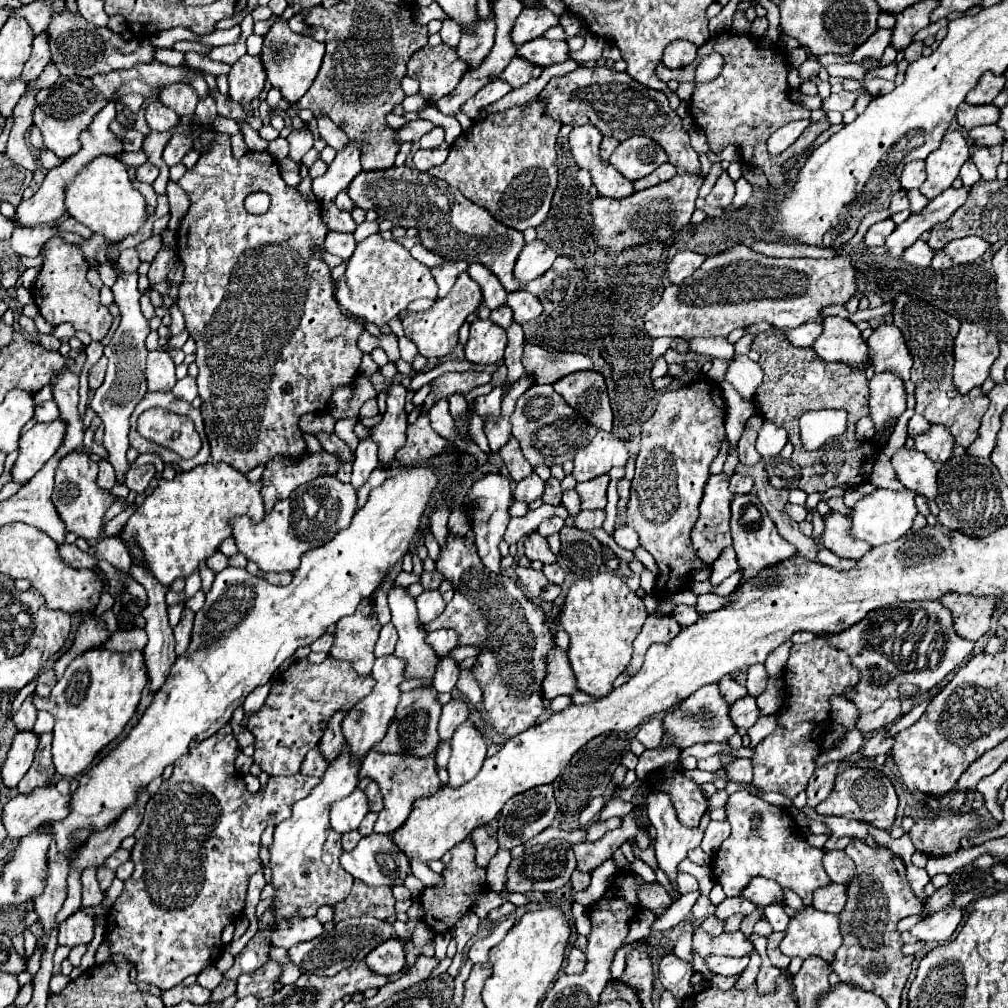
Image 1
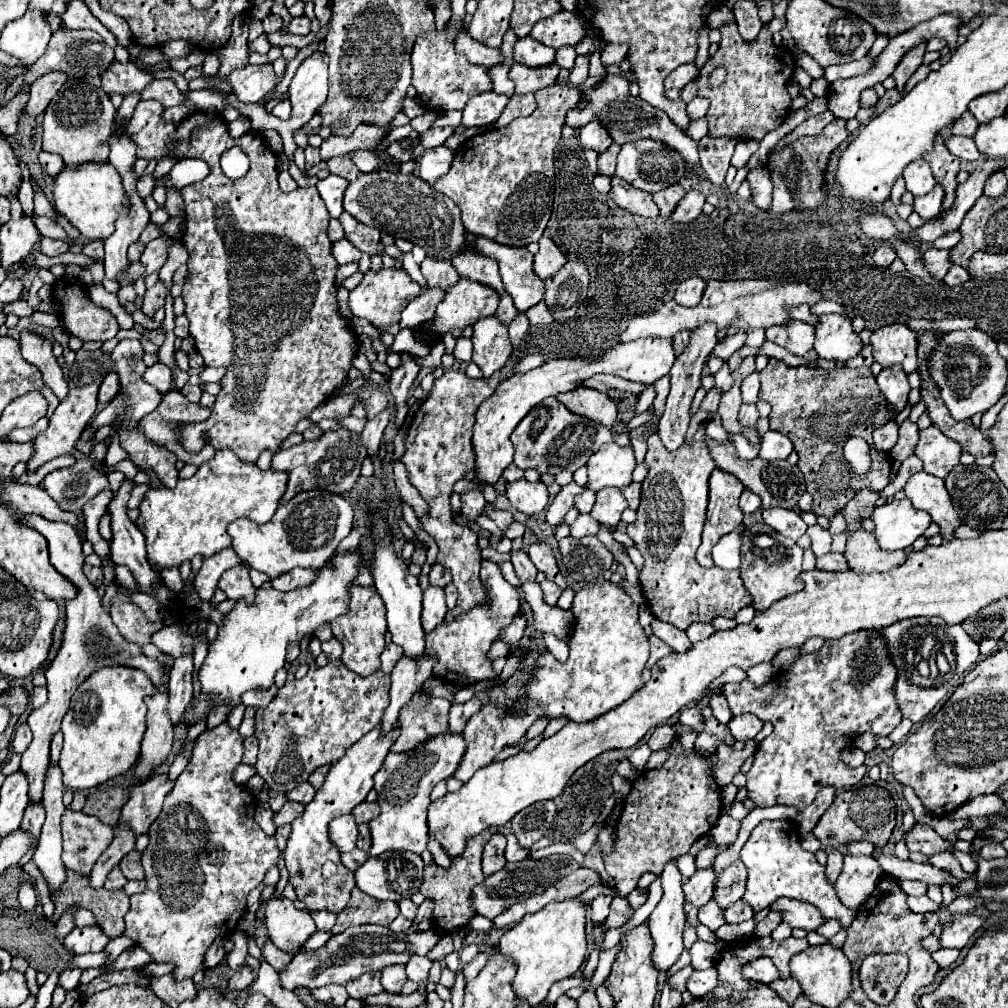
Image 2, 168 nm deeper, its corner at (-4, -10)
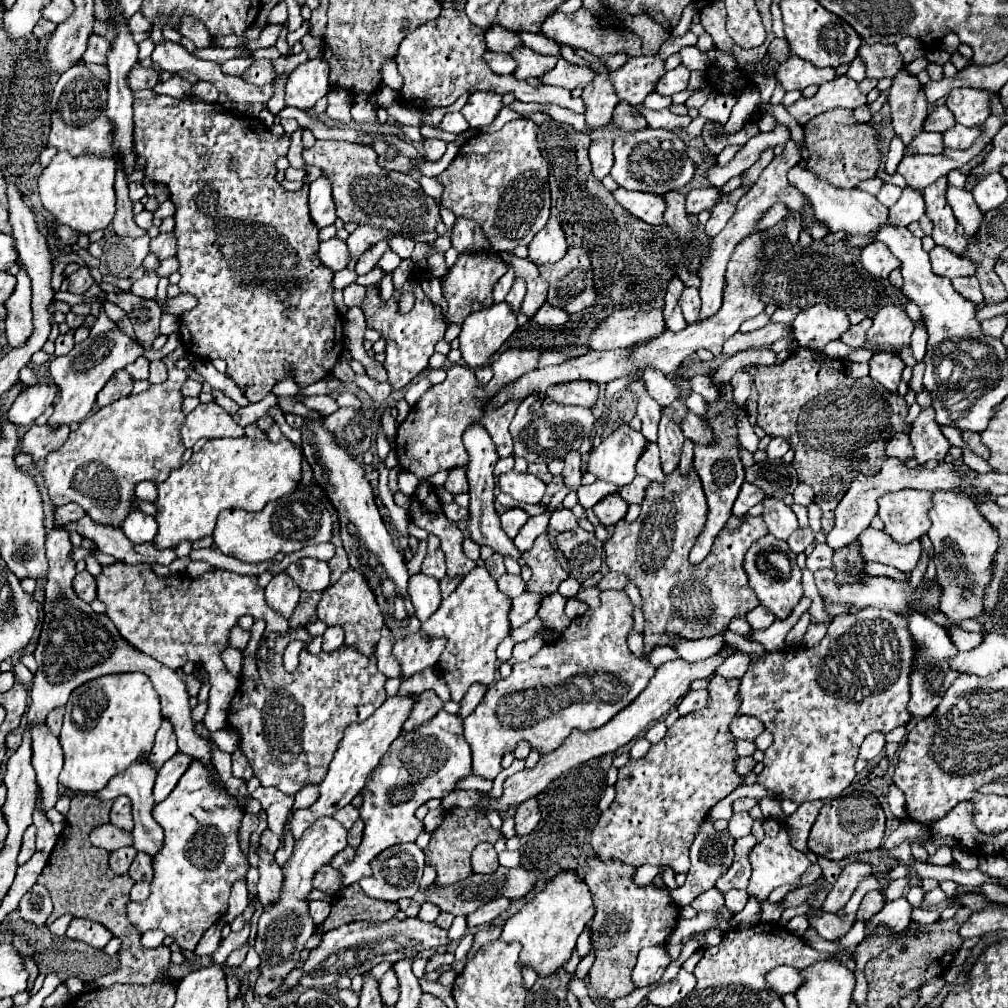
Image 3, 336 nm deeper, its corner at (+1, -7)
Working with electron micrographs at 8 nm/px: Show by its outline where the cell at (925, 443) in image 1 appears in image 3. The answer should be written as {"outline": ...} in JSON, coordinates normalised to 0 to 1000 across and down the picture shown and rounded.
{"outline":[[[926,405],[914,407],[914,411],[904,423],[902,433],[904,433],[904,442],[908,444],[908,454],[912,460],[918,460],[922,456],[936,458],[936,454],[943,444],[941,437],[934,431],[932,421],[928,419]]]}

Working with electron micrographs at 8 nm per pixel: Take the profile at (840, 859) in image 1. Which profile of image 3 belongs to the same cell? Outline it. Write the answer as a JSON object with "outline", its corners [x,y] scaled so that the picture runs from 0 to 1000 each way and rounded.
{"outline":[[[842,855],[842,857],[834,863],[834,867],[832,867],[830,875],[826,877],[824,885],[820,887],[820,891],[818,891],[818,895],[816,895],[816,903],[820,903],[820,905],[830,905],[830,903],[834,903],[834,901],[842,895],[844,887],[846,887],[848,881],[852,879],[852,875],[854,875],[856,871],[864,869],[864,865],[866,865],[866,863],[864,863],[864,859],[862,859],[860,855]]]}

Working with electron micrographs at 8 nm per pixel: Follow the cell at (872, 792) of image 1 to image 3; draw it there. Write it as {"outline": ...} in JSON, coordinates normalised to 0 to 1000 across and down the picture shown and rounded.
{"outline":[[[860,786],[858,790],[832,790],[824,796],[818,796],[814,802],[803,831],[803,843],[809,847],[814,847],[822,853],[834,853],[848,845],[858,843],[870,843],[876,837],[876,825],[878,825],[878,808],[870,794],[870,790]]]}

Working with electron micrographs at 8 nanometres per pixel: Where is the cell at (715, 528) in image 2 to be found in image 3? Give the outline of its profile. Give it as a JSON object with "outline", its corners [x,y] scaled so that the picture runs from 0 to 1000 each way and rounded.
{"outline":[[[713,395],[711,399],[703,401],[703,409],[701,409],[701,423],[709,427],[711,433],[711,440],[707,442],[689,442],[689,454],[688,454],[688,464],[693,470],[695,478],[697,478],[697,486],[701,492],[701,502],[703,502],[703,510],[701,510],[701,518],[697,522],[697,528],[693,530],[693,534],[689,536],[689,542],[684,550],[684,558],[686,560],[693,560],[697,558],[697,554],[701,554],[701,550],[705,548],[707,536],[711,534],[711,530],[715,528],[715,524],[719,522],[719,518],[725,512],[725,504],[727,498],[733,490],[733,484],[737,480],[739,468],[737,468],[737,460],[735,454],[731,450],[731,425],[729,425],[729,415],[725,409],[725,403],[721,403],[721,399],[717,395]]]}

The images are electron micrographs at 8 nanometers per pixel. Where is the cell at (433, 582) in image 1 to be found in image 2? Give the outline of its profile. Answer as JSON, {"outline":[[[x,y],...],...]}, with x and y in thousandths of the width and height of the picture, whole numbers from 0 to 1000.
{"outline":[[[431,559],[429,561],[429,566],[427,566],[427,578],[429,580],[437,580],[437,582],[442,582],[446,578],[446,566],[440,564],[437,559]]]}

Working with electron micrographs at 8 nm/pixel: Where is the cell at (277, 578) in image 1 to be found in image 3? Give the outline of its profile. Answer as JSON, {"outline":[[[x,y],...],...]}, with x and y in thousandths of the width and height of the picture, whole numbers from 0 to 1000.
{"outline":[[[297,554],[295,558],[287,560],[283,567],[303,587],[322,585],[326,581],[326,571],[328,571],[326,562],[324,558],[313,554]]]}

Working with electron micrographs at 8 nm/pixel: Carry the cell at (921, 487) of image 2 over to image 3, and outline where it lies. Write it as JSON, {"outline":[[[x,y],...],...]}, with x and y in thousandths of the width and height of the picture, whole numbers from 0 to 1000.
{"outline":[[[926,486],[926,502],[922,506],[922,516],[926,518],[920,532],[928,544],[930,577],[934,581],[934,601],[932,605],[945,617],[957,613],[967,613],[975,607],[973,593],[975,583],[983,577],[985,550],[989,548],[989,526],[971,510],[967,498],[959,490],[939,490],[939,486]]]}

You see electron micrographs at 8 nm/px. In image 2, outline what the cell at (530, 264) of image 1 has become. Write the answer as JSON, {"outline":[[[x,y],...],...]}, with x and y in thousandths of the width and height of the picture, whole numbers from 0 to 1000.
{"outline":[[[538,233],[534,243],[536,247],[530,253],[530,269],[536,277],[542,277],[544,273],[550,273],[554,267],[558,267],[558,263],[562,261],[562,255],[554,247],[554,243],[542,233]]]}

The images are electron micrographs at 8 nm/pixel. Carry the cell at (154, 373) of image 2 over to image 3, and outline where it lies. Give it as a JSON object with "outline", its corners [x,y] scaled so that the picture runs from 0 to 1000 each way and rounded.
{"outline":[[[158,357],[158,359],[150,359],[150,365],[148,365],[148,379],[150,381],[160,381],[166,377],[166,365],[164,361]]]}

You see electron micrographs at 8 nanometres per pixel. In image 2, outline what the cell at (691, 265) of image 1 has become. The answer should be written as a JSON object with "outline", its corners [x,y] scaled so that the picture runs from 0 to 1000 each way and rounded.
{"outline":[[[685,275],[681,279],[675,281],[675,285],[671,287],[671,293],[669,297],[679,303],[679,305],[688,305],[694,301],[696,293],[698,293],[698,285],[700,285],[700,279],[694,277],[694,275]]]}

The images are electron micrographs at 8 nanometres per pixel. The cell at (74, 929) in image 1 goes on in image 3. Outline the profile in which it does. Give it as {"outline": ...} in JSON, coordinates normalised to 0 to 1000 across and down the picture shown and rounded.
{"outline":[[[72,911],[64,929],[70,933],[86,935],[88,938],[94,938],[94,940],[102,940],[112,931],[112,927],[104,919],[82,911]]]}

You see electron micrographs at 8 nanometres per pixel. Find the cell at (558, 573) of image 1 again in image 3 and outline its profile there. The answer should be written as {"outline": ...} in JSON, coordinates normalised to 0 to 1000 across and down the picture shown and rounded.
{"outline":[[[525,585],[519,587],[517,591],[509,593],[509,601],[507,601],[507,609],[505,609],[505,617],[507,623],[515,623],[517,619],[525,617],[537,599],[537,589],[527,589]]]}

